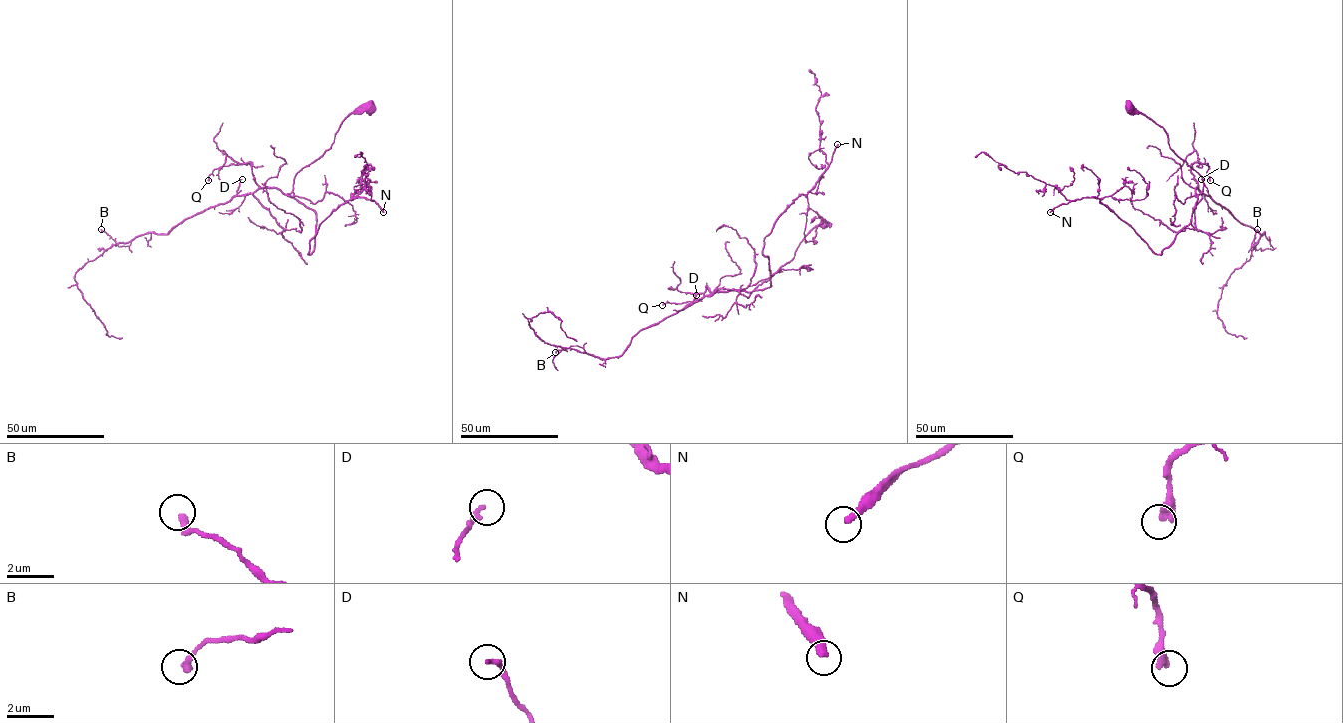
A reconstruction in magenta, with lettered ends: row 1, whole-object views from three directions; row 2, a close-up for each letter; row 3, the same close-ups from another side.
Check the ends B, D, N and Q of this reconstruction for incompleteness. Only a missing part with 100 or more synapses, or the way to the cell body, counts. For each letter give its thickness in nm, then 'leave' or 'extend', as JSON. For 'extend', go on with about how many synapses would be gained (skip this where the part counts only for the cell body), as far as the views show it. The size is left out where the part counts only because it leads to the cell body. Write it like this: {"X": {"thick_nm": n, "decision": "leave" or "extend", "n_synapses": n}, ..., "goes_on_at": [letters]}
{"B": {"thick_nm": 360, "decision": "leave"}, "D": {"thick_nm": 220, "decision": "leave"}, "N": {"thick_nm": 320, "decision": "extend", "n_synapses": 350}, "Q": {"thick_nm": 360, "decision": "leave"}, "goes_on_at": ["N"]}

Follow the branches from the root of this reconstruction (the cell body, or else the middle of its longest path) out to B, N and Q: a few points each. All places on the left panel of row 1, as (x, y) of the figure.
B: (371, 107), (342, 122), (331, 146), (296, 174), (290, 193), (258, 187), (127, 246), (101, 229)
N: (371, 107), (342, 122), (285, 194), (315, 213), (308, 254), (341, 205), (364, 197), (383, 212)
Q: (371, 107), (342, 122), (331, 146), (296, 174), (290, 193), (260, 187), (251, 162), (221, 166), (208, 180)

